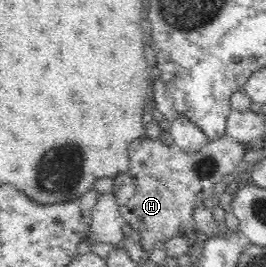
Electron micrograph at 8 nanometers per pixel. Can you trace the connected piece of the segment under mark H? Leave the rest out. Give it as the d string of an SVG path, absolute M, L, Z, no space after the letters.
M225 136L213 139L193 153L185 153L177 144L169 146L158 138L150 139L140 137L131 143L129 149L129 171L117 174L114 178L113 193L125 223L139 231L143 239L151 242L166 242L175 235L179 235L190 242L190 246L197 239L196 223L193 213L199 208L209 206L213 196L213 186L219 183L225 175L234 173L239 167L244 155L246 145L236 142L232 137Z

